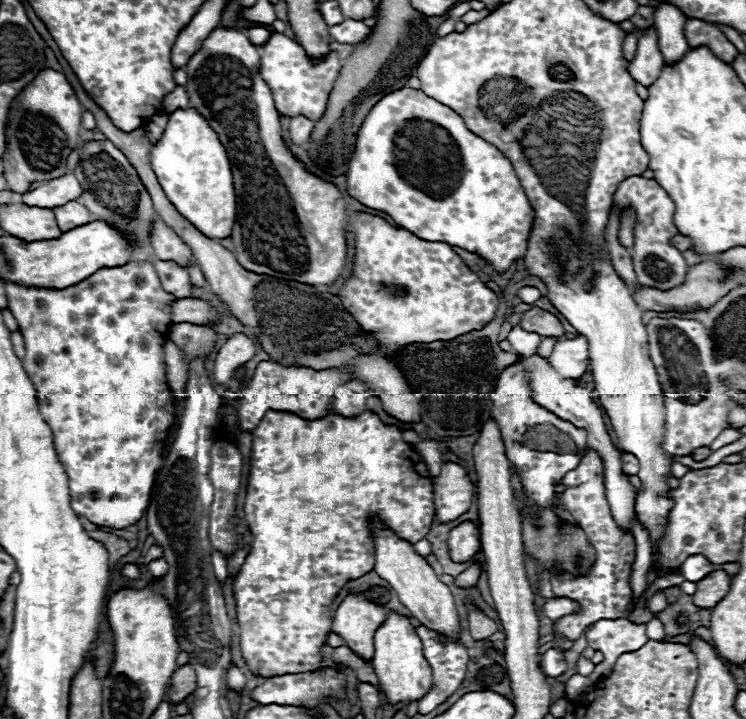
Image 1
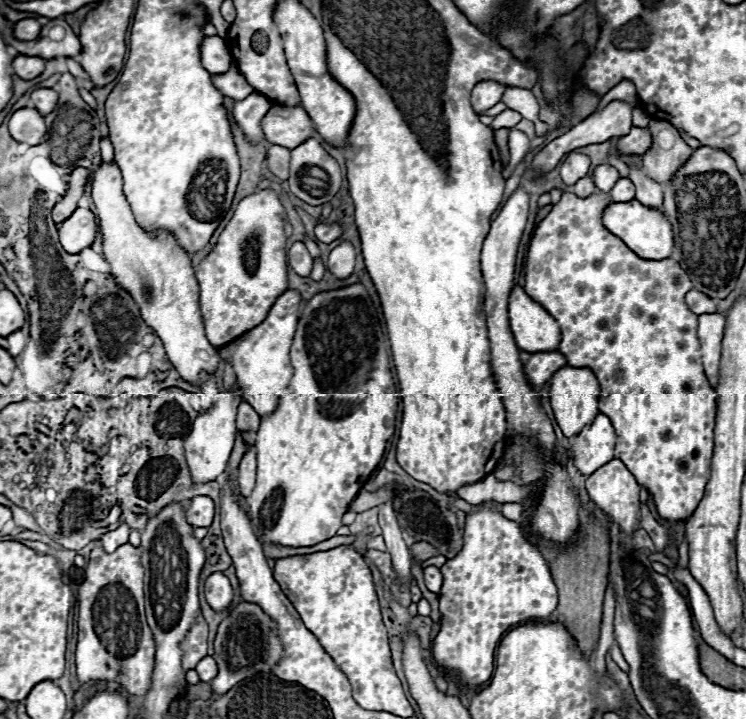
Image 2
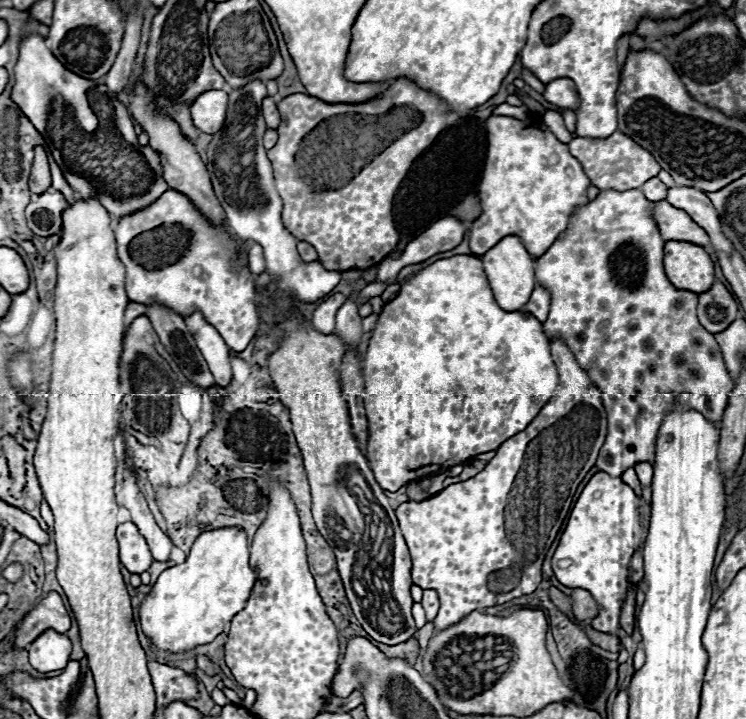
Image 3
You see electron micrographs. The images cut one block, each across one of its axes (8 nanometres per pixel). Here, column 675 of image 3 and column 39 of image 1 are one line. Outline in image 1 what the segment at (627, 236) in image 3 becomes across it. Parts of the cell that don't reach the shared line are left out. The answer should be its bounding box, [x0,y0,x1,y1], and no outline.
[6,260,178,528]

